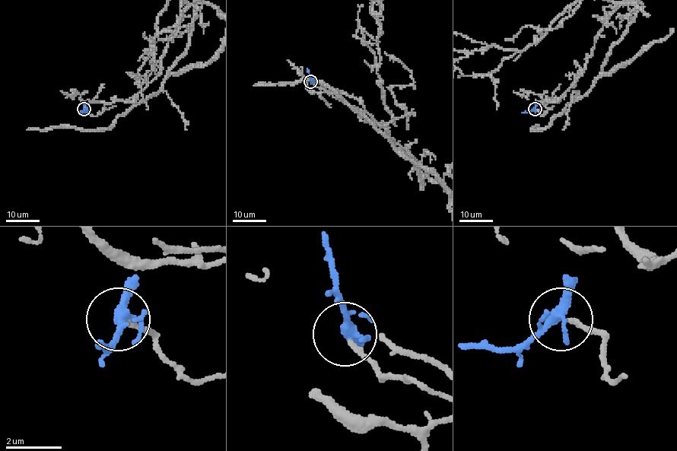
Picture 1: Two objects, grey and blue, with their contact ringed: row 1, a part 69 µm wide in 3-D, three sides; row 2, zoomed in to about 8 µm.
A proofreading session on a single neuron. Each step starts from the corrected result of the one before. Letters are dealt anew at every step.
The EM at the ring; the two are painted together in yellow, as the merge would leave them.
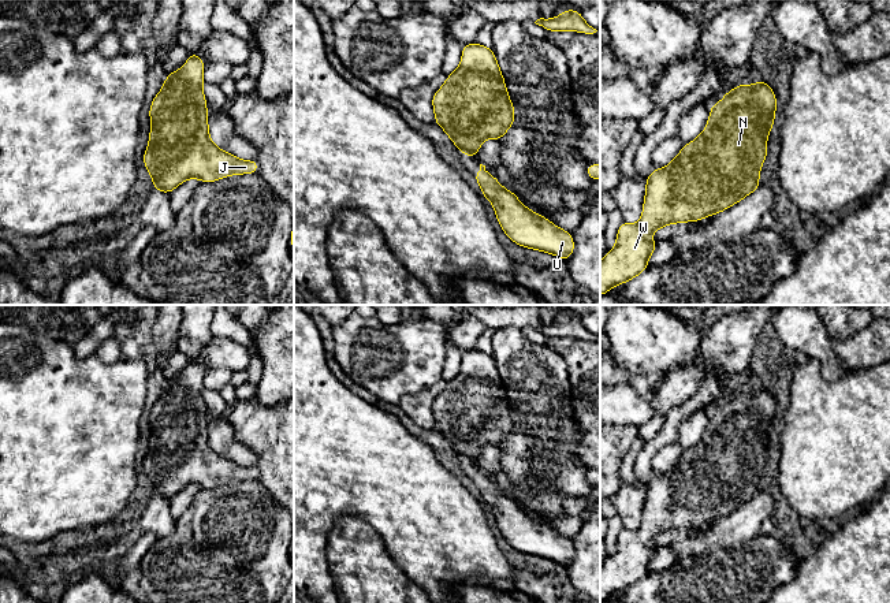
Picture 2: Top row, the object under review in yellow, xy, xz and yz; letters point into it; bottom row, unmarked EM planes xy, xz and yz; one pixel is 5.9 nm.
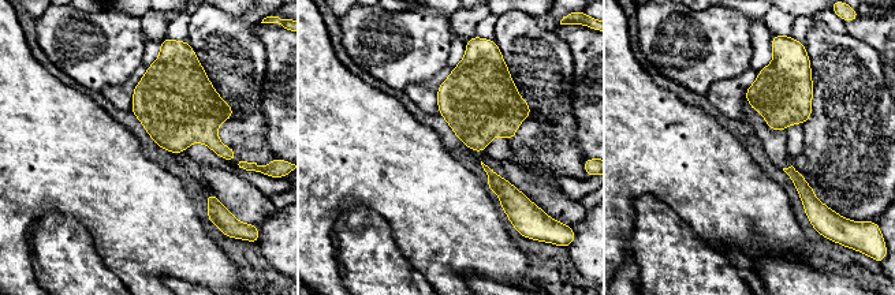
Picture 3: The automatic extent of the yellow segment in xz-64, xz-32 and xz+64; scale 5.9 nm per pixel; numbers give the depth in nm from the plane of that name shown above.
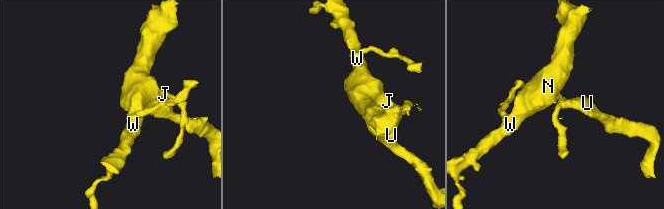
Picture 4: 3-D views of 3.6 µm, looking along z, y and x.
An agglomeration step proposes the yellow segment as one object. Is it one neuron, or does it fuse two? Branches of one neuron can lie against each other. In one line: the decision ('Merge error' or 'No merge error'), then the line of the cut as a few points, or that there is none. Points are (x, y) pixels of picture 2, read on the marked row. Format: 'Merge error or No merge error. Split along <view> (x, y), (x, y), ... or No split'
Merge error. Split along xz (462, 149), (475, 156)

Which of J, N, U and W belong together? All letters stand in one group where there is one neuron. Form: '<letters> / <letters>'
J N W / U

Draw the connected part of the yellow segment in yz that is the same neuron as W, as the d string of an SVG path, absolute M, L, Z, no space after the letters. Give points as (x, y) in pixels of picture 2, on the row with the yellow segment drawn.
M761 79L752 86L736 86L711 107L703 133L684 145L667 167L655 168L647 178L641 220L636 224L622 222L614 249L600 261L600 295L648 268L648 258L659 243L649 239L652 232L669 224L697 222L720 213L759 186L777 105L774 90Z

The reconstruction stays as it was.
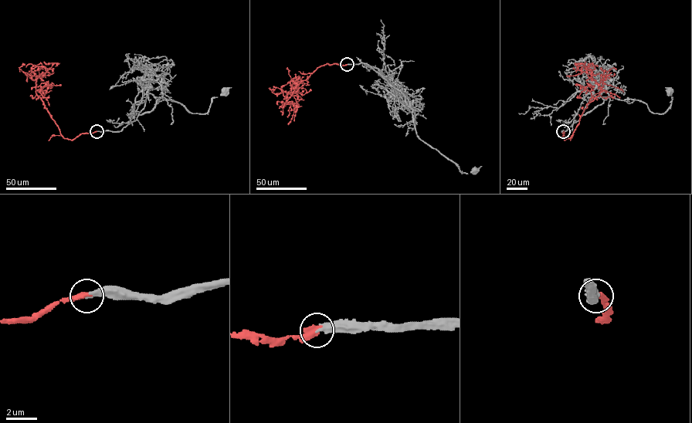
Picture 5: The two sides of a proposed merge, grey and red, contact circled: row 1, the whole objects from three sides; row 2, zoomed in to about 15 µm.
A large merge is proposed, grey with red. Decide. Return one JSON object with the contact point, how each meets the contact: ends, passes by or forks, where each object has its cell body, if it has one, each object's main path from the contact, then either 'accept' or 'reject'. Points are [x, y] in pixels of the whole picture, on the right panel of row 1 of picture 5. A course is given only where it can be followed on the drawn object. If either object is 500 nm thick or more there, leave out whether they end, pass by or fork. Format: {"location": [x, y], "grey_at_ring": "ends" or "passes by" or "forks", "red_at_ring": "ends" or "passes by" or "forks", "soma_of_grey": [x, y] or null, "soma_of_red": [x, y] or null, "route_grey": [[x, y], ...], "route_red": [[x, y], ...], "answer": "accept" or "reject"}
{"location": [563, 131], "grey_at_ring": "ends", "red_at_ring": "ends", "soma_of_grey": [669, 91], "soma_of_red": null, "route_grey": [[564, 131], [609, 96], [641, 100], [653, 113], [664, 113], [671, 102], [669, 91]], "route_red": [[564, 131], [562, 137], [569, 138], [587, 104], [601, 90], [588, 70], [580, 66], [576, 72]], "answer": "accept"}

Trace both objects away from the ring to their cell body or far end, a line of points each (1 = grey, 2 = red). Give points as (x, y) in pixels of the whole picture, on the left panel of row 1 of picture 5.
1: (96, 131), (120, 131), (162, 96), (192, 113), (206, 113), (212, 99), (224, 91)
2: (96, 131), (80, 133), (72, 140), (61, 135), (37, 94), (36, 77), (32, 69), (43, 66), (52, 72)

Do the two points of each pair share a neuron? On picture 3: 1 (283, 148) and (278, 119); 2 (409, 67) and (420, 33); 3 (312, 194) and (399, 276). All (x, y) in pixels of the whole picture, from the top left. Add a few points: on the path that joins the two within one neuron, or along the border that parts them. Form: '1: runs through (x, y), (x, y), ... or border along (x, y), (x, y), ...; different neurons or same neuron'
1: runs through (283, 141), (283, 126); same neuron
2: runs through (409, 59), (416, 51), (416, 41); same neuron
3: border along (366, 208), (339, 216), (334, 250); different neurons

